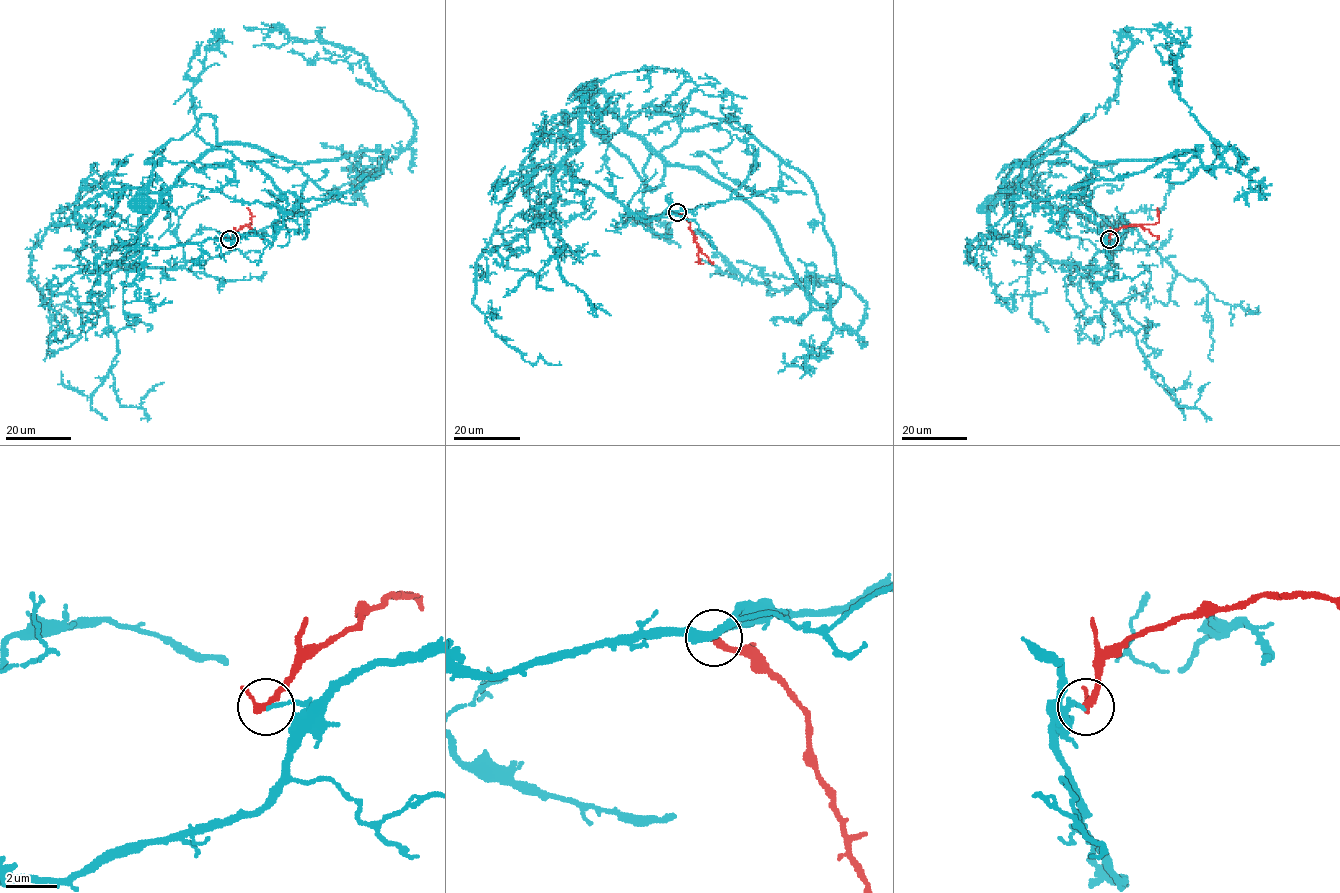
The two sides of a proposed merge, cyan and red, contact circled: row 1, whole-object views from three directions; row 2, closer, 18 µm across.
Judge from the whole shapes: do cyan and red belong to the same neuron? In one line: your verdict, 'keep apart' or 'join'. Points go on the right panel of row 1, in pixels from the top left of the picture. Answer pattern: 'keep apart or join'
keep apart

